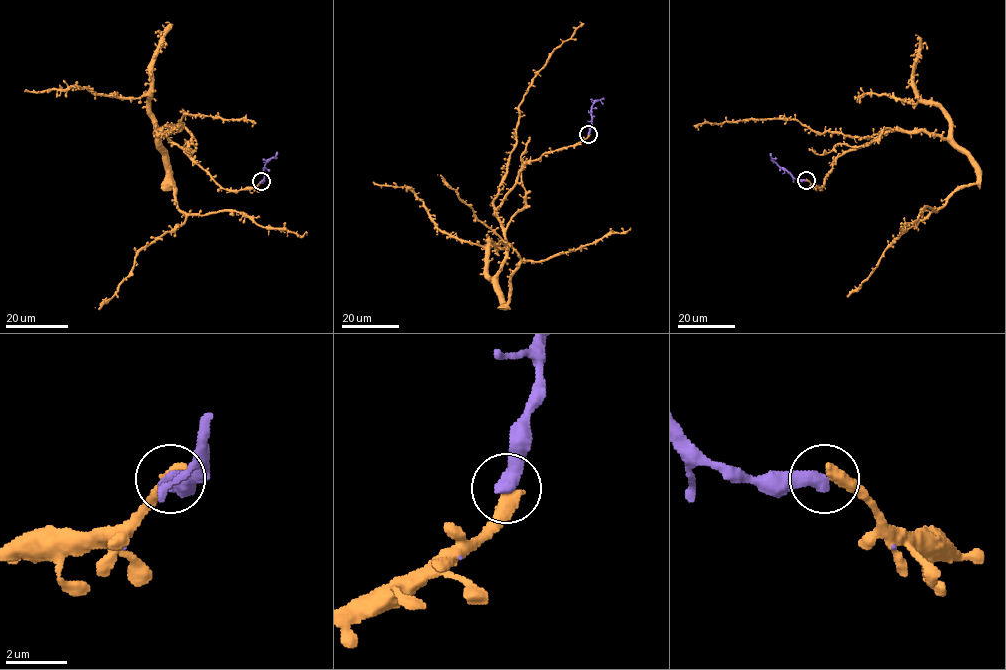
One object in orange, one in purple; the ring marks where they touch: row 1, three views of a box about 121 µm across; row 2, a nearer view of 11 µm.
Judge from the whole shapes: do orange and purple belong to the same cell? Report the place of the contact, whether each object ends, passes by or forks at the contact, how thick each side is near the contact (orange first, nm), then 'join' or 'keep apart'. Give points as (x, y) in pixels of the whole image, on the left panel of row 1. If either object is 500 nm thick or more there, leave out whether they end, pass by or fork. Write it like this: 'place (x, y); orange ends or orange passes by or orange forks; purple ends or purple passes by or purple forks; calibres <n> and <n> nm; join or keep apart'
place (261, 181); calibres 500 and 550 nm; join

